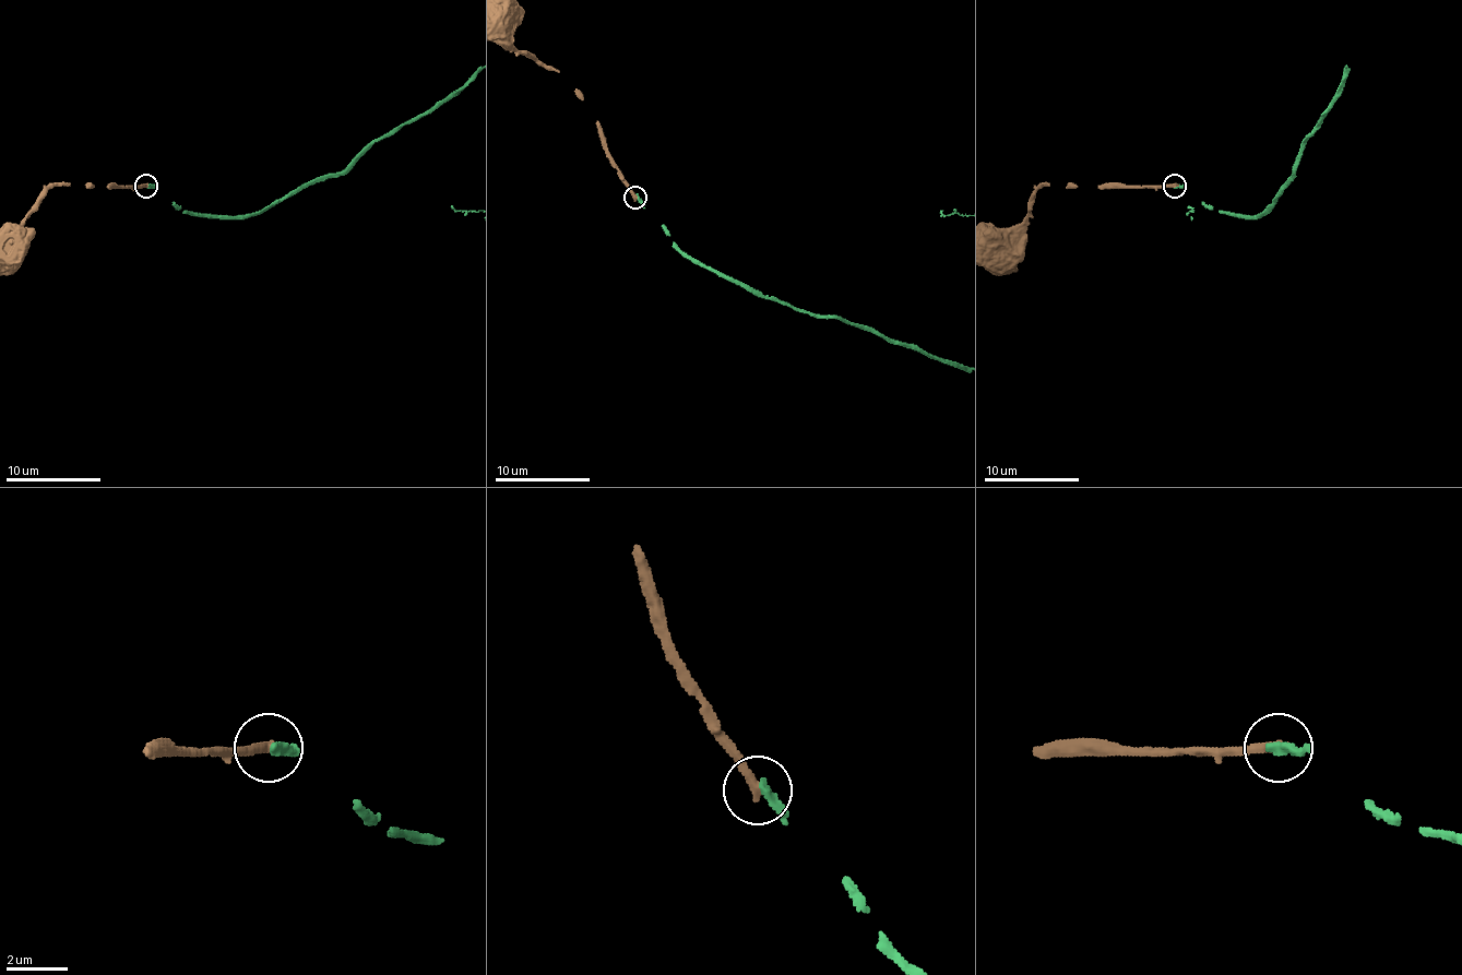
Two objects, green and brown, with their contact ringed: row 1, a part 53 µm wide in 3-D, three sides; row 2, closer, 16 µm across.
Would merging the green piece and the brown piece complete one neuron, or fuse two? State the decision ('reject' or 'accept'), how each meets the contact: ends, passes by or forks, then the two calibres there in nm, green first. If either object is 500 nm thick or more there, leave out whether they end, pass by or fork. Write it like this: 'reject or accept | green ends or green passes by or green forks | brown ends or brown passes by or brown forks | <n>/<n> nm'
reject | green ends | brown ends | 320/340 nm

